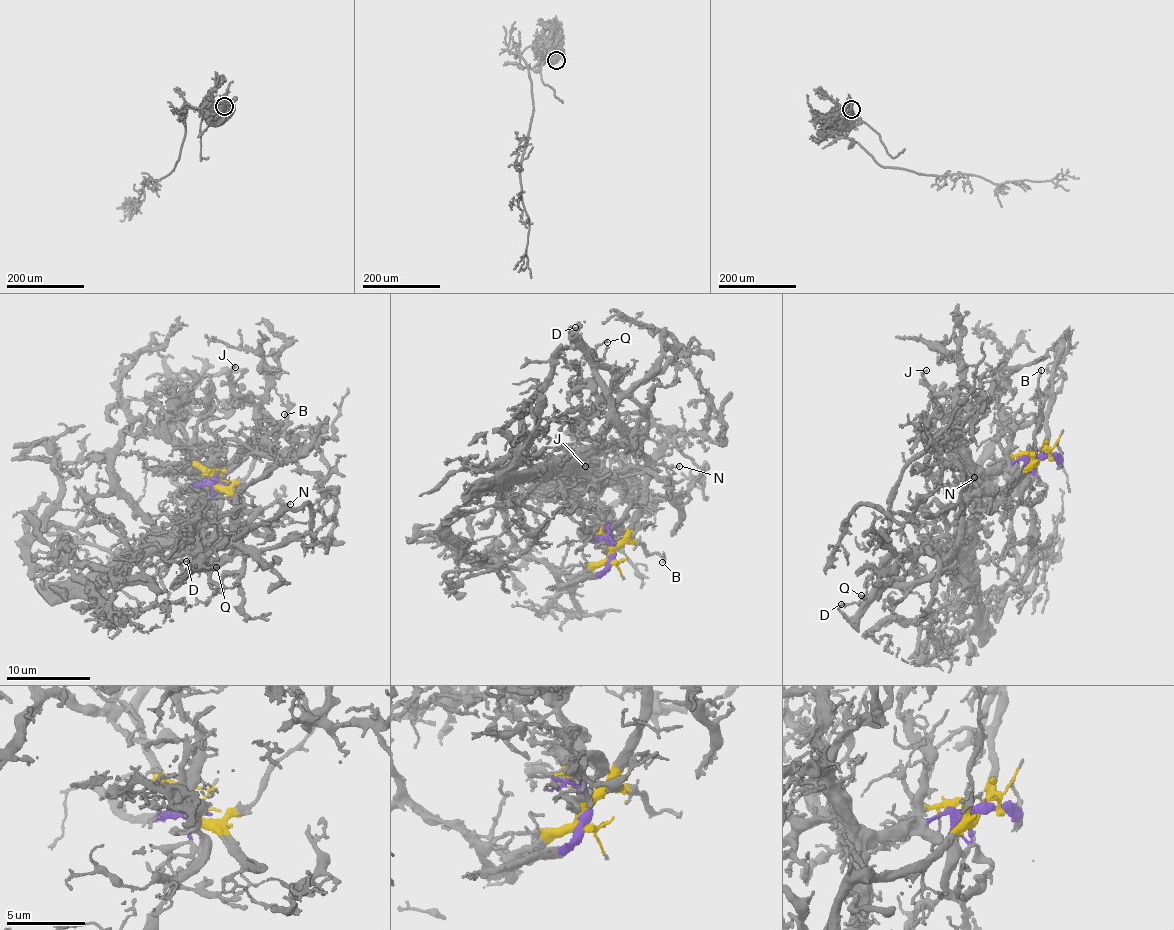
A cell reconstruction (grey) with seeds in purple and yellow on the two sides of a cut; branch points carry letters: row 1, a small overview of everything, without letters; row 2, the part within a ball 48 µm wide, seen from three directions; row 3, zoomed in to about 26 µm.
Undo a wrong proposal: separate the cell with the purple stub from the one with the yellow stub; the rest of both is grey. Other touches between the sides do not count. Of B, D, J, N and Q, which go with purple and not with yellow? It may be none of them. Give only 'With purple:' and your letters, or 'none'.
With purple: J

